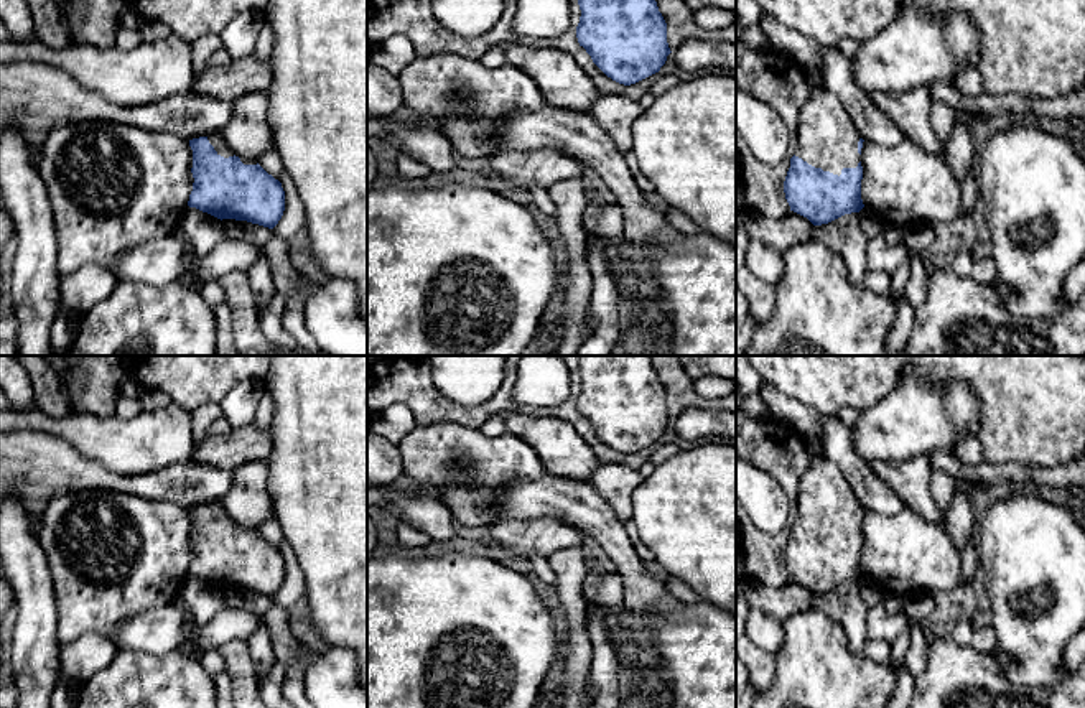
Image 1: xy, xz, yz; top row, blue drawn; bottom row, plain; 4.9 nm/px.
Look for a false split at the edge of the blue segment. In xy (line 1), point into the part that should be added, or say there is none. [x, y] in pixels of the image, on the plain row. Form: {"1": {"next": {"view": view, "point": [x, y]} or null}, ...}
{"1": {"next": {"view": "xy", "point": [216, 509]}}}

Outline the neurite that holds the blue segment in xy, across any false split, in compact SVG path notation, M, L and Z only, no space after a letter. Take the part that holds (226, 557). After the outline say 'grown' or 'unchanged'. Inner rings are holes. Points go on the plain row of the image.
M221 502L189 509L193 560L188 575L217 588L235 588L273 598L285 580L282 552L257 529L239 527Z; grown

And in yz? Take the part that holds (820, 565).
M813 459L799 482L797 517L784 550L790 580L813 594L859 581L863 507L840 468Z; grown

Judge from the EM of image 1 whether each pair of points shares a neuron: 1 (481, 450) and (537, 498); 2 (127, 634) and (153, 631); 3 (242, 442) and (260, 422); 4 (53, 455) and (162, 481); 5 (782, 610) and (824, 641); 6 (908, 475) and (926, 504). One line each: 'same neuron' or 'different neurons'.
1: different neurons
2: same neuron
3: different neurons
4: same neuron
5: different neurons
6: same neuron

